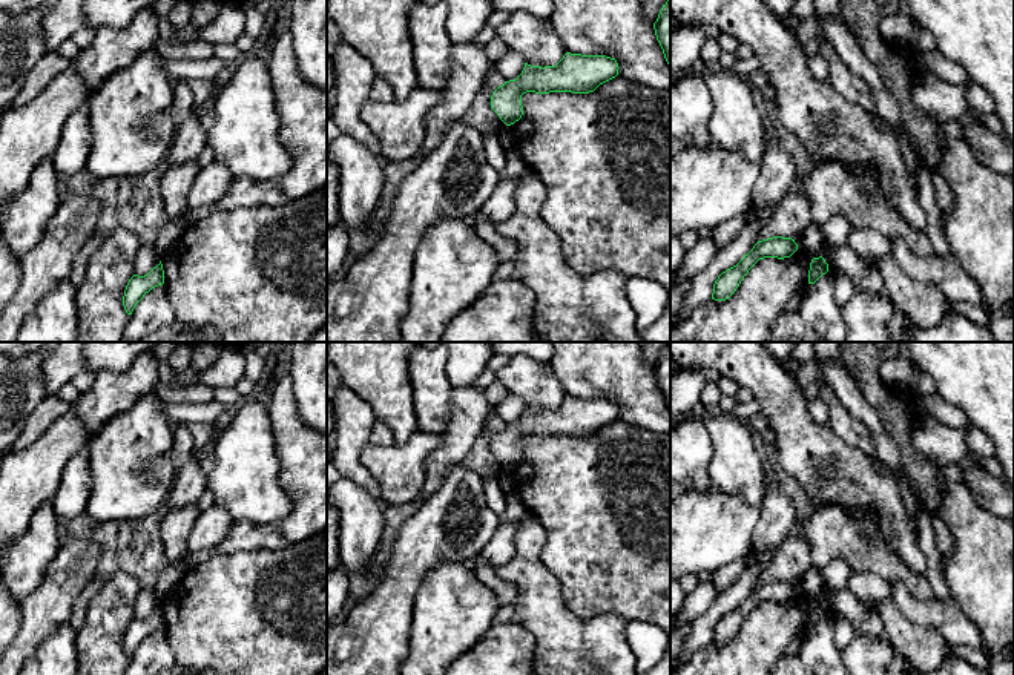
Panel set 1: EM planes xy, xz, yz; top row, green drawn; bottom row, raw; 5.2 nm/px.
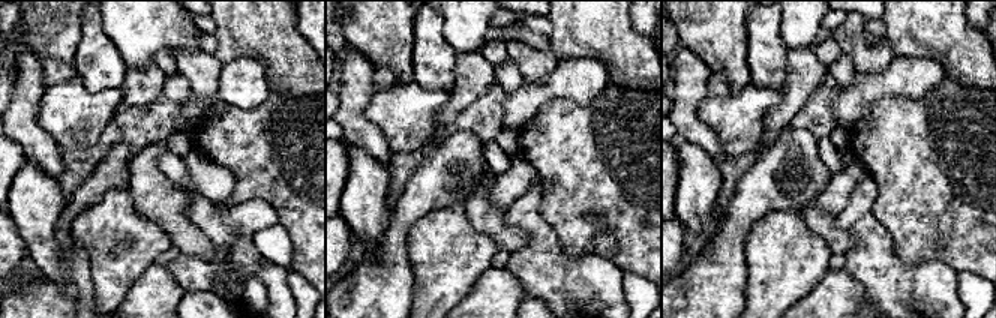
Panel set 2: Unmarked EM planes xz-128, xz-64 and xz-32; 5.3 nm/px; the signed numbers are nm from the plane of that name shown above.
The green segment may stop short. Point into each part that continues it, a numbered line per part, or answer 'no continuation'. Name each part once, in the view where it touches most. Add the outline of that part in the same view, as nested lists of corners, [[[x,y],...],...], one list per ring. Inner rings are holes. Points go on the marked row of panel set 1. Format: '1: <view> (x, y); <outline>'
no continuation

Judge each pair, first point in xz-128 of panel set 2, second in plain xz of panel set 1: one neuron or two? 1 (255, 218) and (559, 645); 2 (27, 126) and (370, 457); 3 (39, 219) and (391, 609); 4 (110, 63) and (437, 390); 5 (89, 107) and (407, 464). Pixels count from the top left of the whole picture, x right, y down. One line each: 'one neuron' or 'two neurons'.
1: one neuron
2: two neurons
3: two neurons
4: one neuron
5: one neuron

